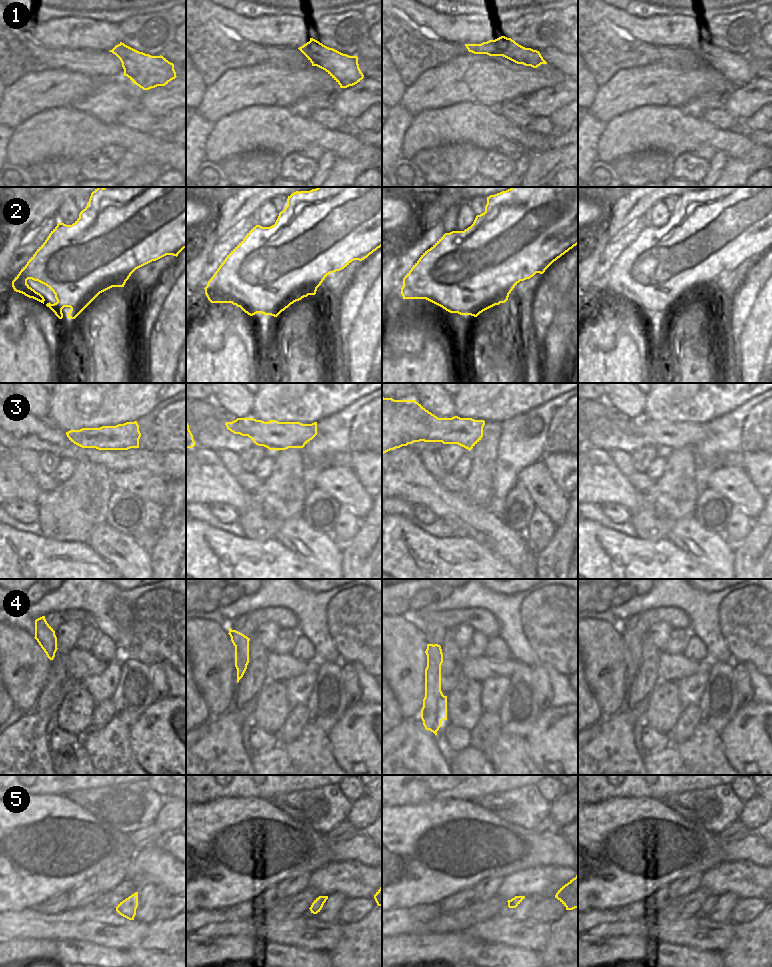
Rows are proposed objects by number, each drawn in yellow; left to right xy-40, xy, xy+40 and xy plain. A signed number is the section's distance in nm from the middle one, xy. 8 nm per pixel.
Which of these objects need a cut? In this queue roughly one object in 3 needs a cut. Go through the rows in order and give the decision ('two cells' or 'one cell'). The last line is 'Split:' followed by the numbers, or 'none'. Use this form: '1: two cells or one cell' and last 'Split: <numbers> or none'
1: one cell
2: two cells
3: one cell
4: one cell
5: one cell
Split: 2

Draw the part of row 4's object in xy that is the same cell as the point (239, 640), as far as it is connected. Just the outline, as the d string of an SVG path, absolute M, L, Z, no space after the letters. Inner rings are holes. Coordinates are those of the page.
M229 627L231 641L235 646L235 667L237 669L237 683L243 677L249 663L249 641L250 638L244 634L232 630Z

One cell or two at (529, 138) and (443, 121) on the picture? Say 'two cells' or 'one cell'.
one cell

